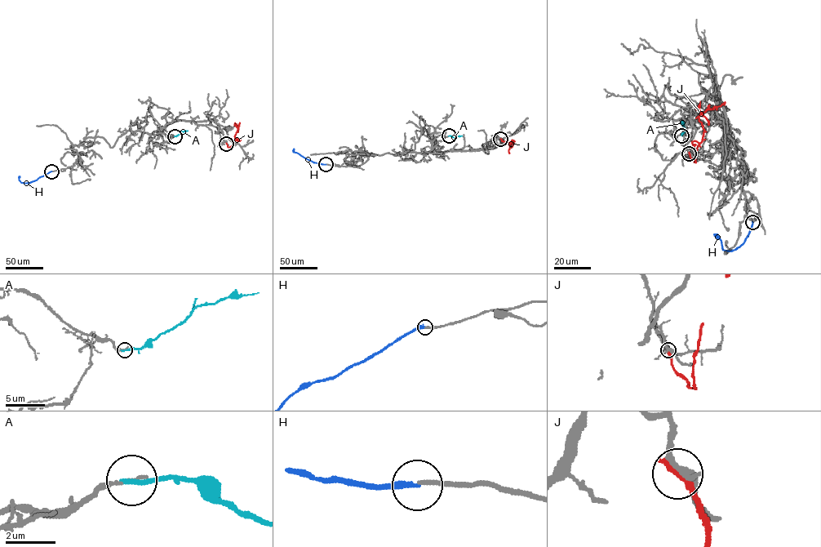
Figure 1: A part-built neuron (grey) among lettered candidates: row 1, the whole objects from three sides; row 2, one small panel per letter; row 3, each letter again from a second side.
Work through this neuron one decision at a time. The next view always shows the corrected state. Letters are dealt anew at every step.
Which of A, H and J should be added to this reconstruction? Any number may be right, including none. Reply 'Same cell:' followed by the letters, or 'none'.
Same cell: H

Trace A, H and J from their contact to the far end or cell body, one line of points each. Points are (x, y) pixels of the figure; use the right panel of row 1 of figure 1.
A: (682, 135), (685, 128), (681, 122)
H: (752, 222), (743, 242), (734, 250), (723, 250), (721, 240), (713, 234)
J: (690, 153), (696, 162), (697, 147), (704, 131), (699, 115), (725, 102)

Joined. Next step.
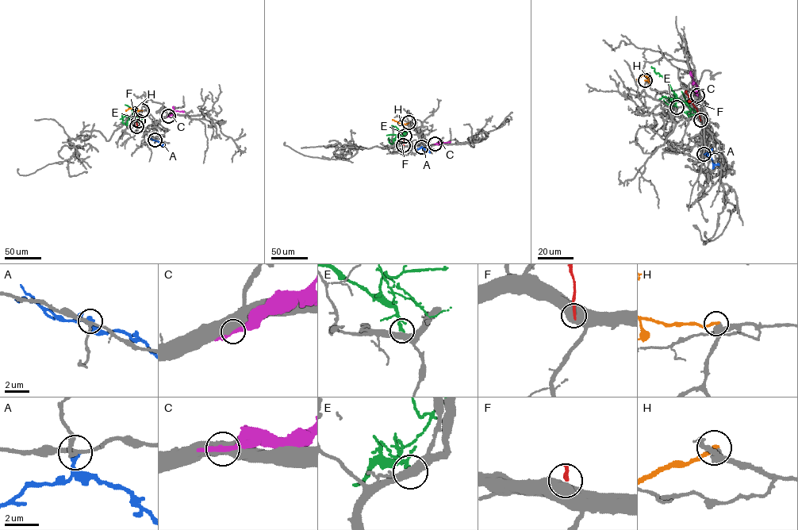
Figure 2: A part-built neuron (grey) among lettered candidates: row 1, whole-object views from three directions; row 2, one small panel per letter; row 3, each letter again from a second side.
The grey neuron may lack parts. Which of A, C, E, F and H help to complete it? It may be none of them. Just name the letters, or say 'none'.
none

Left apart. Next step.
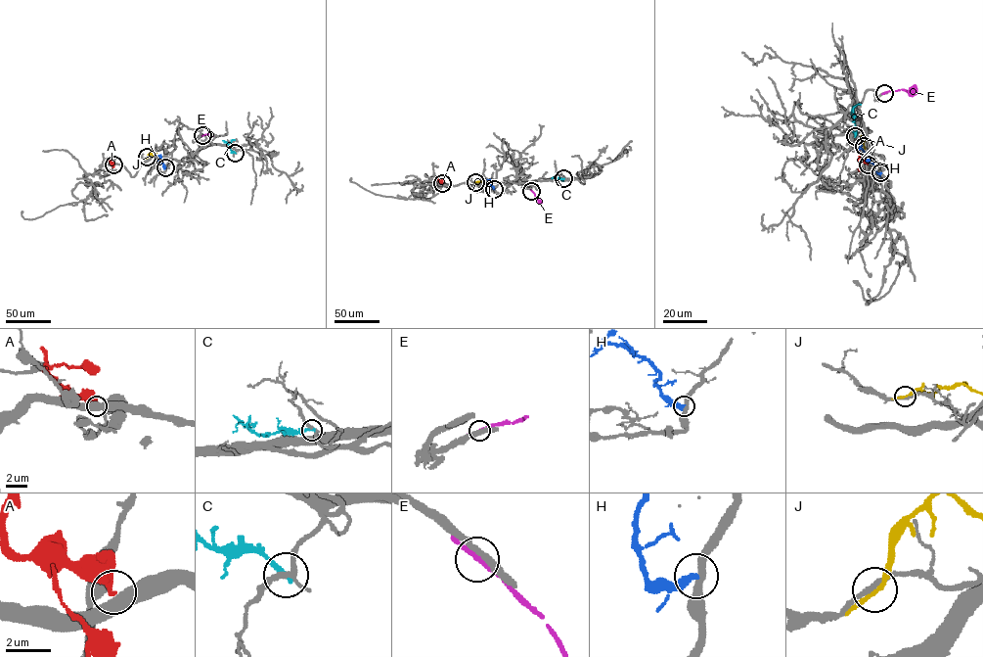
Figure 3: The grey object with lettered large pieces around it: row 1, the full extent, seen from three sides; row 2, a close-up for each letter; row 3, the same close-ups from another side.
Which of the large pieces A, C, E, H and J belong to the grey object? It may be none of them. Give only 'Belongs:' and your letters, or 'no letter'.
Belongs: no letter

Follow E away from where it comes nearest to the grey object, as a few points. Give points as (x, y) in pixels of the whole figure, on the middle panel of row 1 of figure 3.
E: (531, 191), (541, 203)

